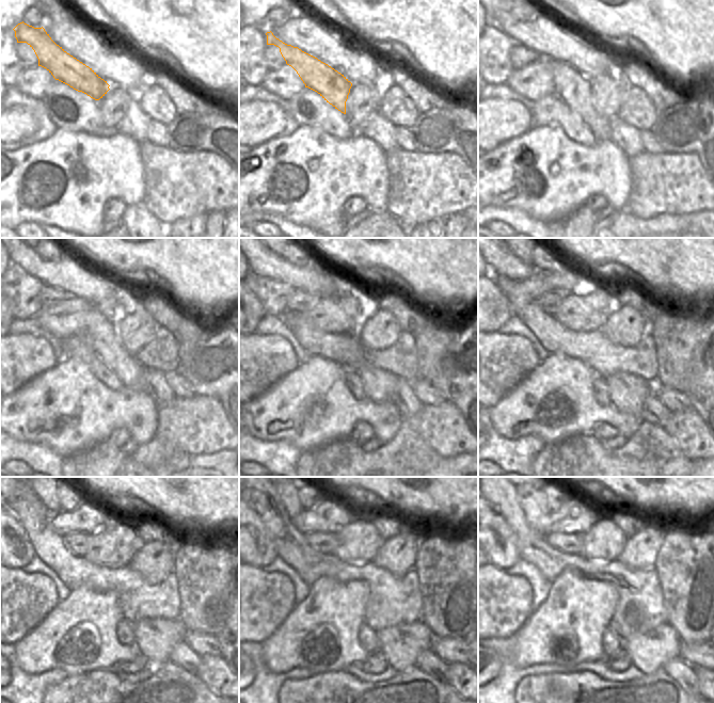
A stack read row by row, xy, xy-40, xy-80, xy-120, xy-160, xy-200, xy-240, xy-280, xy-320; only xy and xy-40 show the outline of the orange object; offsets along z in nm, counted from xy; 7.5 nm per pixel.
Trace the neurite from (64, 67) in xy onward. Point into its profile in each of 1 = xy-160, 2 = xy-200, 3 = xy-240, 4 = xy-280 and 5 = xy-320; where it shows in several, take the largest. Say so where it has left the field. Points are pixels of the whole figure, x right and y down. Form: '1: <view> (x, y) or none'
1: xy-160 (379, 385)
2: xy-200 (628, 393)
3: xy-240 (155, 638)
4: xy-280 (401, 643)
5: xy-320 (649, 652)

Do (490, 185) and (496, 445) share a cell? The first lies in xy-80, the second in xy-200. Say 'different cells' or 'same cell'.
different cells

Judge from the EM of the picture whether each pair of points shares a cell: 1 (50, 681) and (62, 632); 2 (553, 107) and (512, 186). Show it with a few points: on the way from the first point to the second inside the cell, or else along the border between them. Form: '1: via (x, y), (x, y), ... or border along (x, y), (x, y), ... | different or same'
1: border along (28, 673), (63, 670), (68, 675) | different
2: border along (534, 125), (557, 125), (567, 134) | different

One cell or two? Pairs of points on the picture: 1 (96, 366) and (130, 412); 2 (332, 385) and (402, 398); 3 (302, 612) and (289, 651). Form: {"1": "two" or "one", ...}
{"1": "two", "2": "two", "3": "one"}

